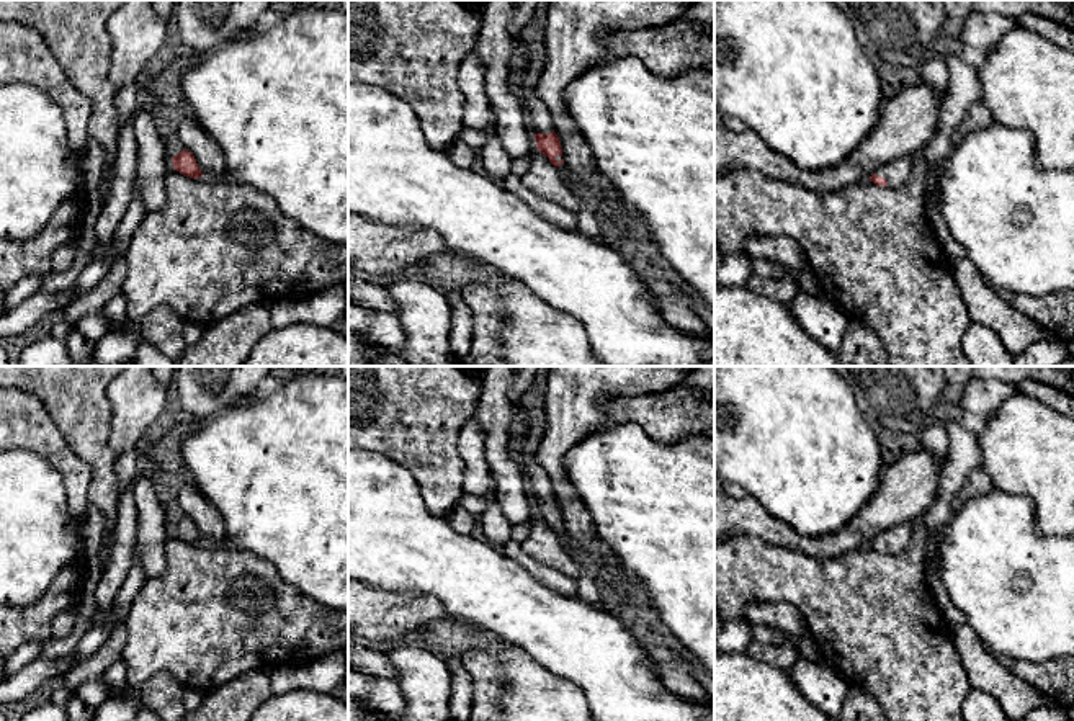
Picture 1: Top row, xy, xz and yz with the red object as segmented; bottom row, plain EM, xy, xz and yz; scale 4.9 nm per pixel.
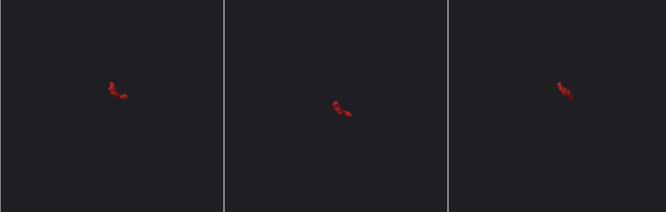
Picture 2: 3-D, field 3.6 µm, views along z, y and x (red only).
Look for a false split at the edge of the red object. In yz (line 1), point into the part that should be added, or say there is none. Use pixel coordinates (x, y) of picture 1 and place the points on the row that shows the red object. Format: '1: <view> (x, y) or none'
1: yz (896, 172)

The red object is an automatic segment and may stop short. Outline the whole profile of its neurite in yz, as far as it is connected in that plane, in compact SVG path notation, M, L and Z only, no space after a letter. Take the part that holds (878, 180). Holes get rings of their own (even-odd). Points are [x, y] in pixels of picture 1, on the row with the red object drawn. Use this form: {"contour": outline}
{"contour": "M907 155L879 167L870 177L870 181L873 181L876 186L899 188L911 177L911 172L912 172L912 155Z"}

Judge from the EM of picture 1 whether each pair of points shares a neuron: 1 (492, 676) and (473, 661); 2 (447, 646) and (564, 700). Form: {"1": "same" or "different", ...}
{"1": "same", "2": "same"}

